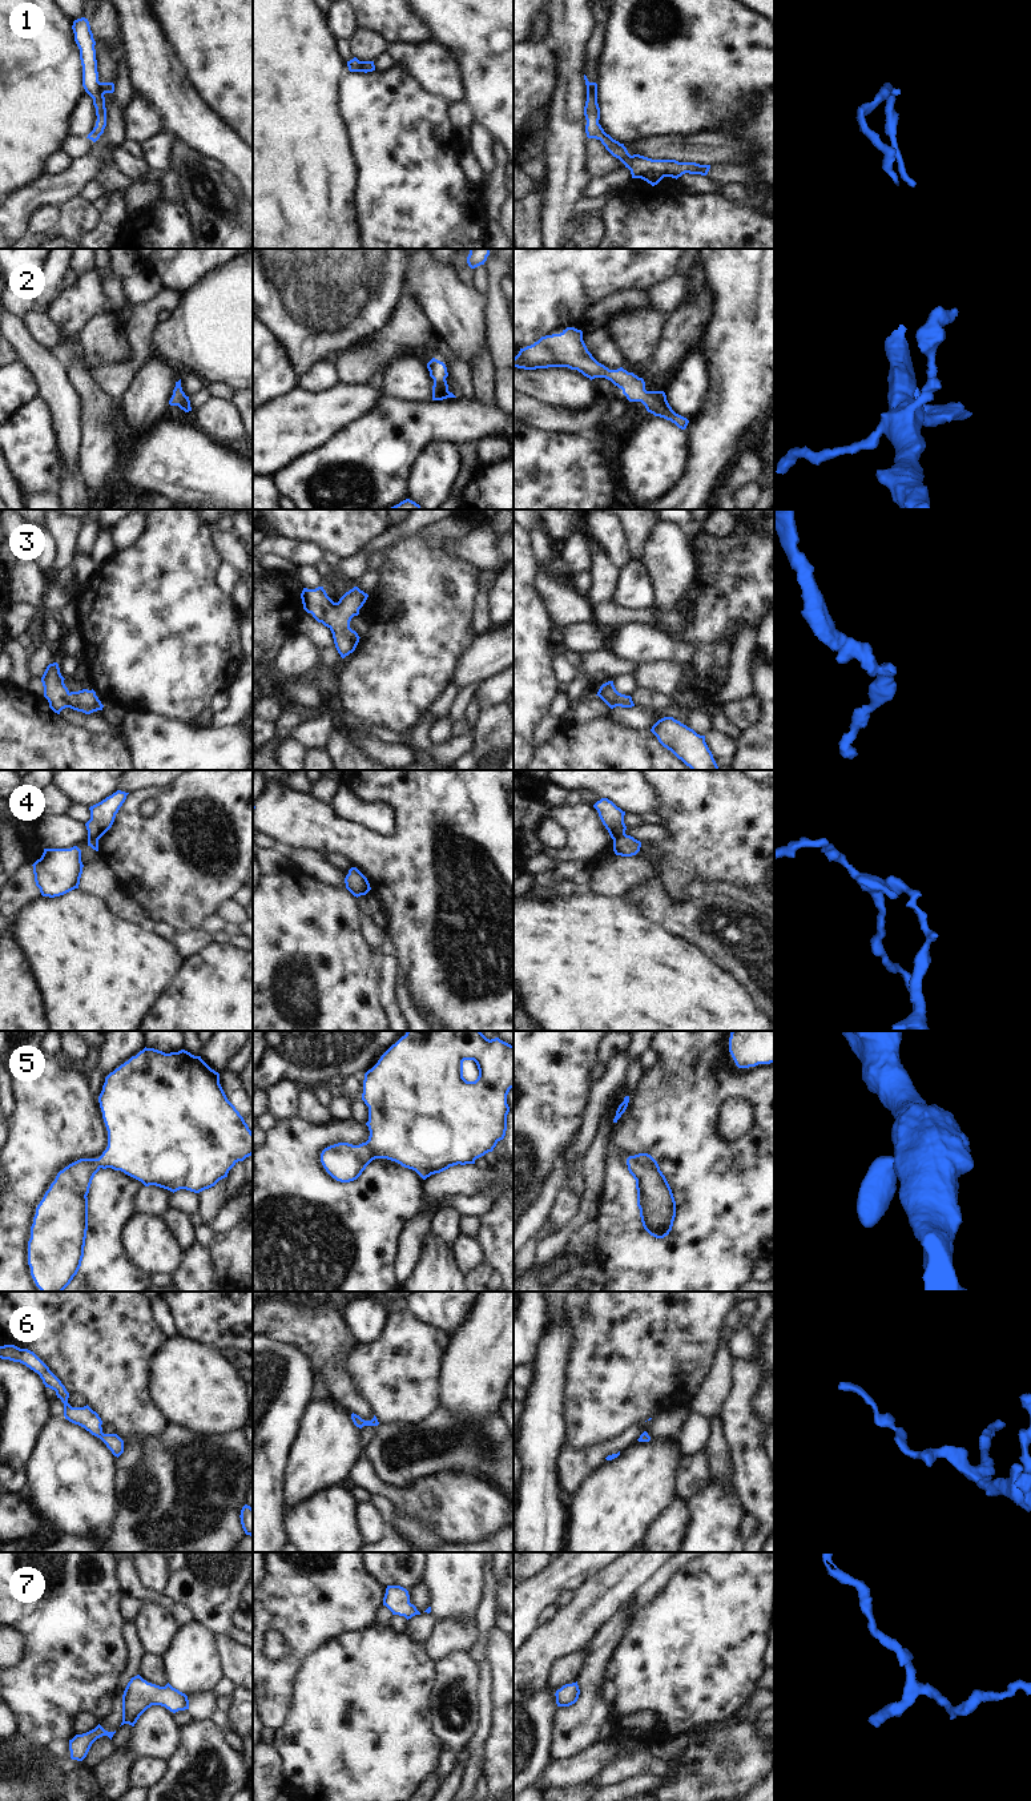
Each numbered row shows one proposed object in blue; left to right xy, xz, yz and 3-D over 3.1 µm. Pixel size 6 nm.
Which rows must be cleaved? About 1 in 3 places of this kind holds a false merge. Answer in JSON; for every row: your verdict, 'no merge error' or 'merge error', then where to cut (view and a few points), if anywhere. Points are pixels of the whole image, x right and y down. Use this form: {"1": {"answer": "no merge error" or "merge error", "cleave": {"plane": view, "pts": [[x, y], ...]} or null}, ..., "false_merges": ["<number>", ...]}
{"1": {"answer": "no merge error", "cleave": null}, "2": {"answer": "no merge error", "cleave": null}, "3": {"answer": "no merge error", "cleave": null}, "4": {"answer": "merge error", "cleave": {"plane": "yz", "pts": [[624, 833], [613, 839]]}}, "5": {"answer": "no merge error", "cleave": null}, "6": {"answer": "no merge error", "cleave": null}, "7": {"answer": "no merge error", "cleave": null}, "false_merges": ["4"]}

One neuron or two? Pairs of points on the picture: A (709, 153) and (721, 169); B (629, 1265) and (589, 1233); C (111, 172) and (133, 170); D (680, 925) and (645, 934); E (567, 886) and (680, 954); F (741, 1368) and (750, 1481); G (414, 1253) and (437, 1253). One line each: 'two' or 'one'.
A: two
B: two
C: two
D: two
E: two
F: one
G: two

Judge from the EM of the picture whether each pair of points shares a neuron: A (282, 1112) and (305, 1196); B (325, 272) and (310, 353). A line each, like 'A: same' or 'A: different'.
A: different
B: same

